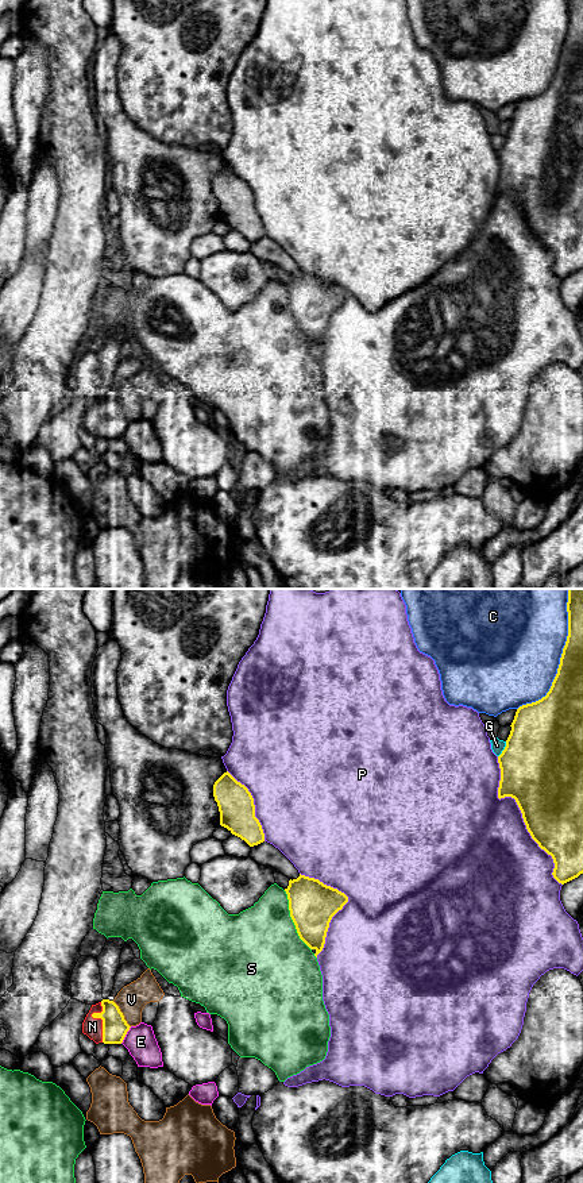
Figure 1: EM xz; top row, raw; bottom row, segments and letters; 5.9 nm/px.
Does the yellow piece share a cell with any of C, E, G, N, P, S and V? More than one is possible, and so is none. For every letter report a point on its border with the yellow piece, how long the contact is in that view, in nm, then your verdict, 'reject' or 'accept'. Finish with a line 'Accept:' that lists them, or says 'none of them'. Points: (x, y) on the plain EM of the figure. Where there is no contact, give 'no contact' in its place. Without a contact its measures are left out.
C: xz (559, 60) | 700 nm | reject
E: xz (126, 428) | 120 nm | reject
G: xz (504, 145) | 110 nm | reject
N: xz (99, 412) | 240 nm | accept
P: xz (522, 209) | 850 nm | reject
S: xz (292, 313) | 400 nm | reject
V: xz (122, 409) | 190 nm | reject
Accept: N

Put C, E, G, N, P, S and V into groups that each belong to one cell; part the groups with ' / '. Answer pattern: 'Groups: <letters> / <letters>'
Groups: C / E / G / N / P / S / V

